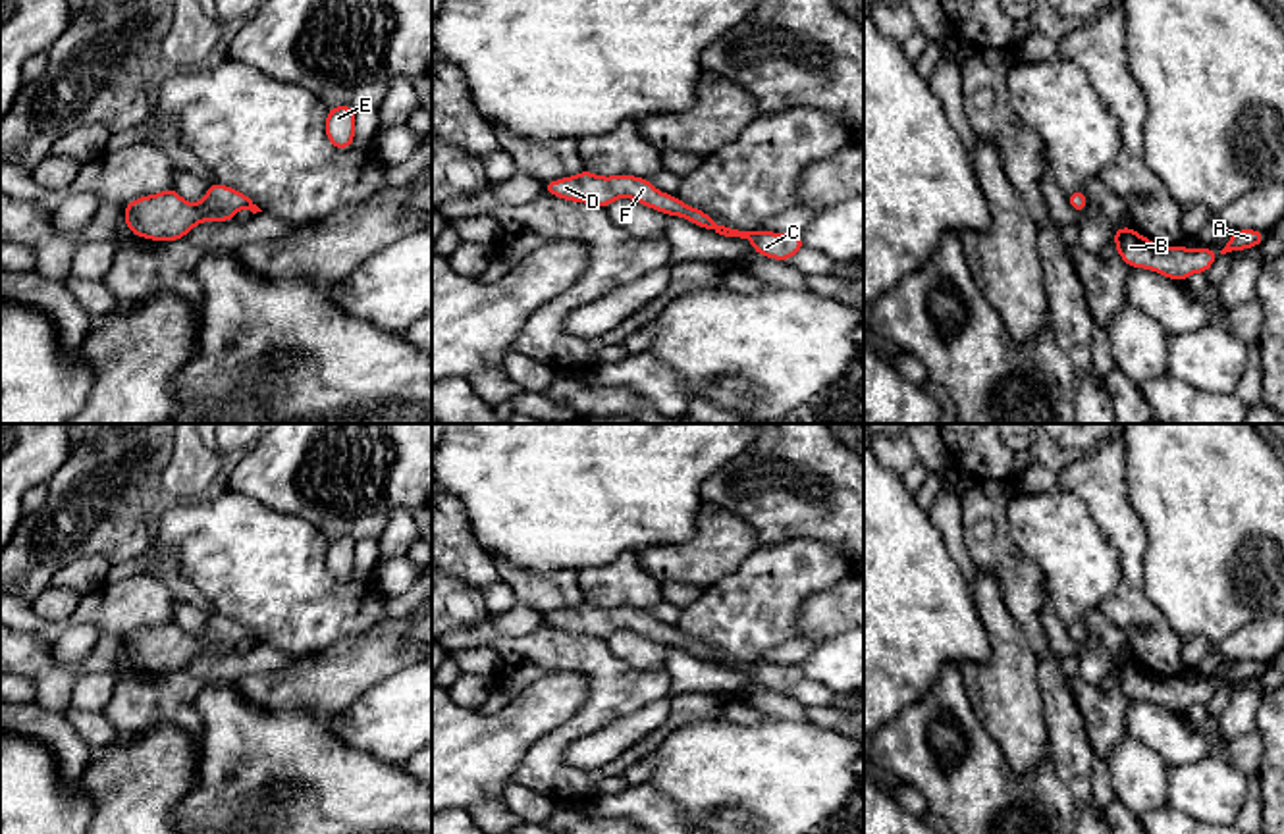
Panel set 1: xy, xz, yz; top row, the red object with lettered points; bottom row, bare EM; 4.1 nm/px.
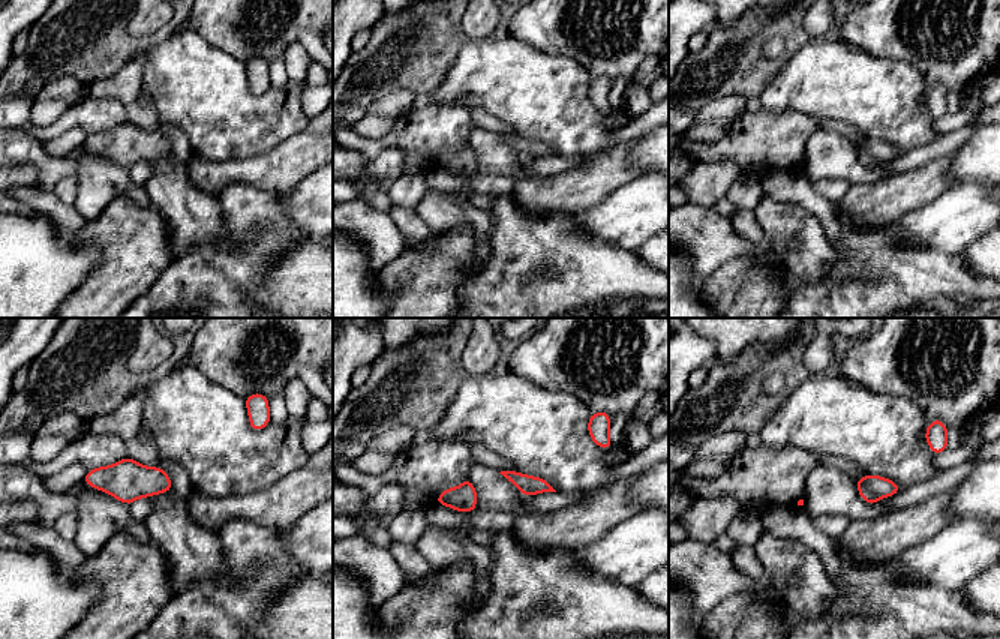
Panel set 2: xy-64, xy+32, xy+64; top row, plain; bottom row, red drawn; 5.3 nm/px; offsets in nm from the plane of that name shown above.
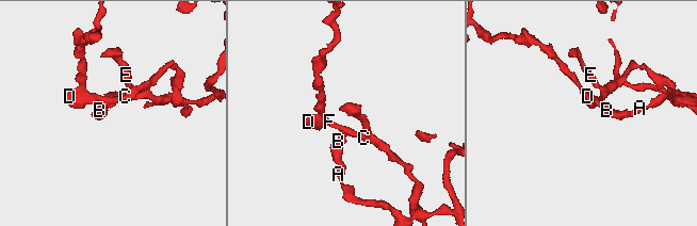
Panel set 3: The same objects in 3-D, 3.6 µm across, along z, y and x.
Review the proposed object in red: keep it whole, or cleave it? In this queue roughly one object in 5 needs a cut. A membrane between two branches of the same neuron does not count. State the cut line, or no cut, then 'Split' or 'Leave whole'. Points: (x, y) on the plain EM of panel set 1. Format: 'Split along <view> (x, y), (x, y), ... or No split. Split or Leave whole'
No split. Leave whole

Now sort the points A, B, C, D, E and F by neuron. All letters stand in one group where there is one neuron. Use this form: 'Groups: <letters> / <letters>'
Groups: A B C D E F

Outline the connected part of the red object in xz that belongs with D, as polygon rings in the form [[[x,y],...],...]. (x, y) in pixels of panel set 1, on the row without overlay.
[[[582,601],[578,607],[561,609],[544,614],[544,622],[571,634],[584,634],[609,639],[617,630],[632,630],[648,639],[663,643],[665,647],[681,647],[694,657],[715,663],[725,668],[748,670],[756,686],[789,691],[804,680],[800,665],[771,665],[771,663],[738,663],[717,657],[704,641],[681,634],[675,626],[657,622],[648,611],[634,607],[594,607]]]

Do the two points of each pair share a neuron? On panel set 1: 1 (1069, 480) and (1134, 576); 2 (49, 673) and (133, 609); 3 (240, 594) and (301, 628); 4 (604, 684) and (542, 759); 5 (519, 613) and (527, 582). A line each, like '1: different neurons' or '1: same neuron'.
1: same neuron
2: different neurons
3: same neuron
4: same neuron
5: different neurons

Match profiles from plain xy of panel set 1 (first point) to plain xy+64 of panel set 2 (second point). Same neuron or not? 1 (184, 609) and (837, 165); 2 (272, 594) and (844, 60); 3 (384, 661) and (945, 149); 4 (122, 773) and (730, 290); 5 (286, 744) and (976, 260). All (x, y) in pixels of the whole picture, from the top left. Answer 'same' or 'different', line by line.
1: same
2: same
3: different
4: same
5: different

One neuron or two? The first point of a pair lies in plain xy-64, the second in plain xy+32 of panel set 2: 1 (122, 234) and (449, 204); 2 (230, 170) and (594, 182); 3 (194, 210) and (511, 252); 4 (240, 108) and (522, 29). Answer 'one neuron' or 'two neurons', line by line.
1: two neurons
2: one neuron
3: one neuron
4: two neurons

